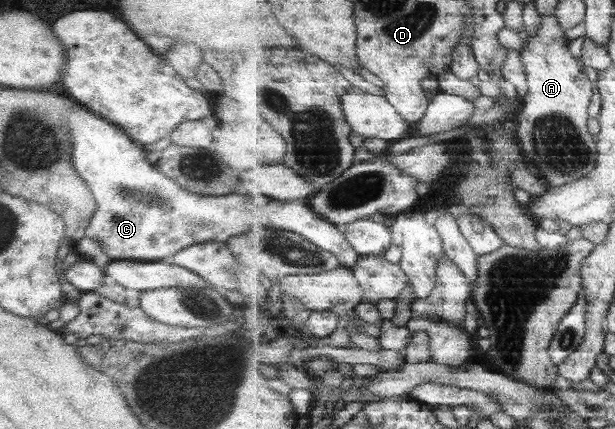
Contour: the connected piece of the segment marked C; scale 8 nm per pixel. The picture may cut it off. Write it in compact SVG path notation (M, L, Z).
M77 103L65 117L67 135L72 139L72 167L85 180L95 201L95 210L88 220L83 237L99 243L100 249L111 261L126 259L136 262L159 261L174 255L183 247L207 241L225 242L228 238L246 233L249 229L267 227L293 231L326 251L335 253L341 265L354 269L361 255L352 247L347 235L335 223L327 220L311 207L309 201L278 201L267 195L242 195L235 191L218 197L198 195L182 189L173 179L168 179L154 165L149 164L145 154L147 148L132 141L119 127L110 125L89 110L80 109Z

